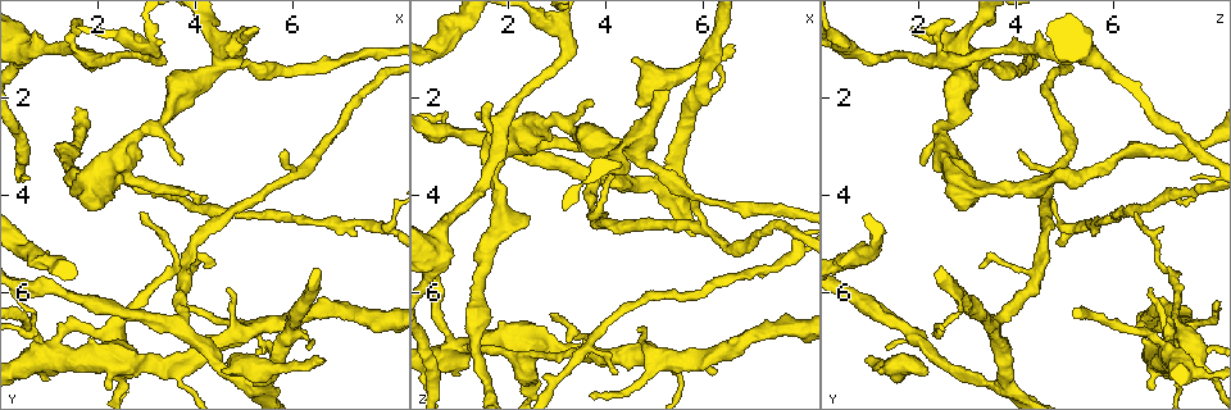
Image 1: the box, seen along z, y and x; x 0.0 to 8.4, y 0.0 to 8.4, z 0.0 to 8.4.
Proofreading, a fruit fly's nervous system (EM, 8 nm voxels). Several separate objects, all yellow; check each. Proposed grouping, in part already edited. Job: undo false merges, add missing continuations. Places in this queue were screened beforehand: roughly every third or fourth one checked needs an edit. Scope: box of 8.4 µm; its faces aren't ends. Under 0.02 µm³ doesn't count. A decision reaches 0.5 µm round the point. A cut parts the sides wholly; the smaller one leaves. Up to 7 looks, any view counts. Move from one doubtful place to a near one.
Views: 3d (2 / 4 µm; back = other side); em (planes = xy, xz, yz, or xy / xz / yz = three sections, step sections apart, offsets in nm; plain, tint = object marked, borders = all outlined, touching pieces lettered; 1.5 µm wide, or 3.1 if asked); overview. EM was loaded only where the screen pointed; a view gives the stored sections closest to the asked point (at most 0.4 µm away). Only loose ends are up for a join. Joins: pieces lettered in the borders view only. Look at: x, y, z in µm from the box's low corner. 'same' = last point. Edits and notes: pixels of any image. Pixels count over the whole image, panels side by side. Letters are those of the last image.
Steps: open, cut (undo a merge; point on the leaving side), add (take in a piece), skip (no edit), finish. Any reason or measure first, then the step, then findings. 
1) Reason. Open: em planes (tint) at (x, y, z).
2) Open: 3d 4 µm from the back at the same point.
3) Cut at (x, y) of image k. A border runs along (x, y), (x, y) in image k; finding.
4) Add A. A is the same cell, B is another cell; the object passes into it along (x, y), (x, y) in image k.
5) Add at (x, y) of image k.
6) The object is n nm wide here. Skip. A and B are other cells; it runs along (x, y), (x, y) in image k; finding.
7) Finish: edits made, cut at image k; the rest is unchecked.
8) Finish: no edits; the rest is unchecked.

Abrupt turn. Open: 3d 2 µm from the back at (0.65, 6.75, 2.50).

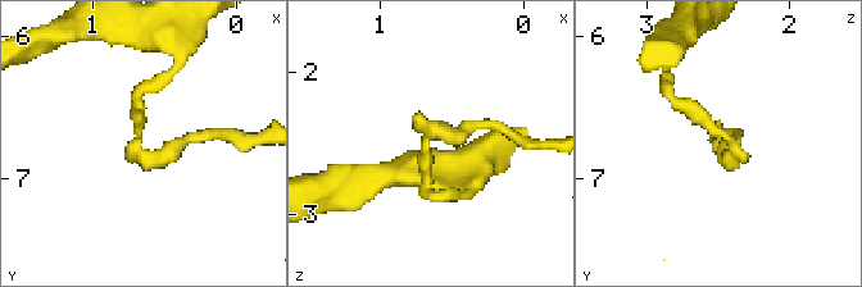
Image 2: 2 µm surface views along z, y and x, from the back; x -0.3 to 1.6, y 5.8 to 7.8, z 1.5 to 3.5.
Open: em xz step 4 (borders) at (0.64, 6.70, 2.48).

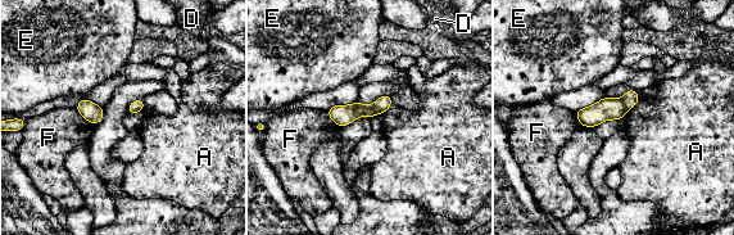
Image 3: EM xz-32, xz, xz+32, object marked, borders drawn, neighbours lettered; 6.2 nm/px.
The object is 80 nm wide here. Cut at (607, 108) of image 3. A, D, E and F are other cells; a border runs along (620, 99), (626, 111) in image 3; a second neuron is stuck on.

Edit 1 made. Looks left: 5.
A fork. Open: 3d 4 µm at (1.00, 7.20, 7.10).

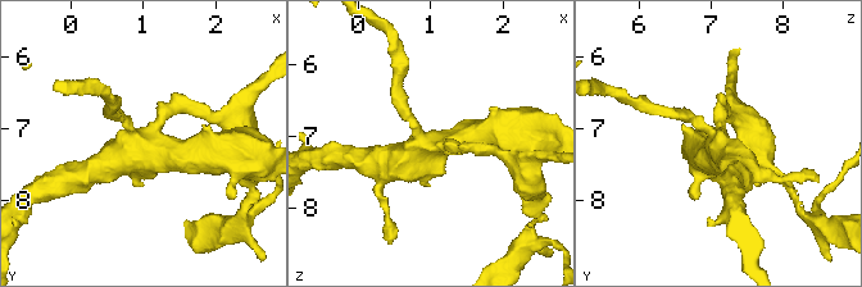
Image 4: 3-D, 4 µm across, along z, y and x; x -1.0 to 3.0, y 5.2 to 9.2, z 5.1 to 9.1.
Open: em xz step 4 (tint) at (1.00, 7.20, 7.10).

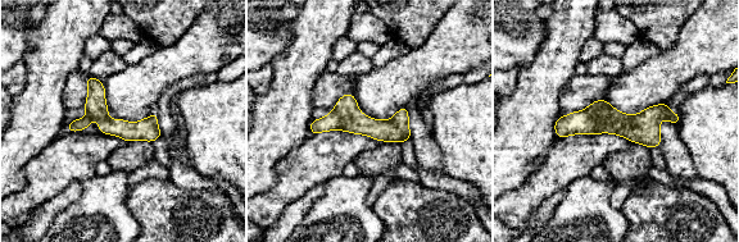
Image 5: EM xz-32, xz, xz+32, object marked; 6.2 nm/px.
Open: em planes (borders) at the same point.

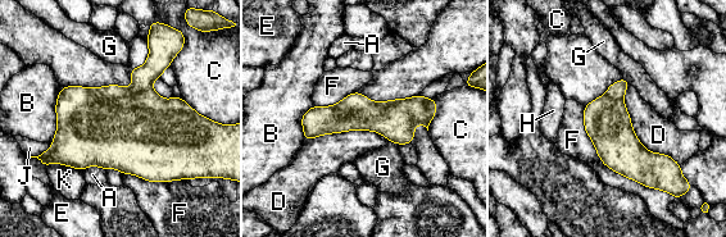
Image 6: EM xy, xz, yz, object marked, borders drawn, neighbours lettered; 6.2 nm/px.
Cut at (143, 77) of image 6. A, B, C, D, E, F, G, H, J and K are other cells; a border runs along (150, 86), (119, 96), (91, 91) in image 6; two neurons meet here.

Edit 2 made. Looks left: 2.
An open end. Open: em planes (borders) at (4.60, 5.95, 6.80).

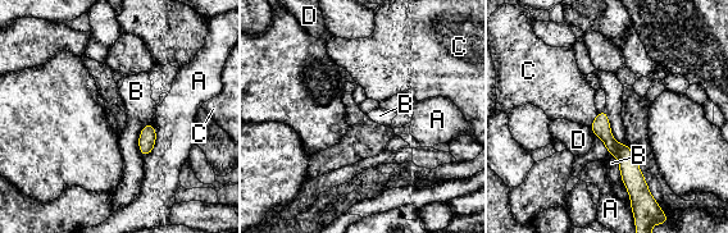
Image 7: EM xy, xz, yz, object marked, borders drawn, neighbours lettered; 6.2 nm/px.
The longest contact is with B, 320 nm. Skip. A, B, C and D are other cells; no lettered piece goes on from it.

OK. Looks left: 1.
Finish: edits made, cut at image 3, cut at image 6; the rest is unchecked.

